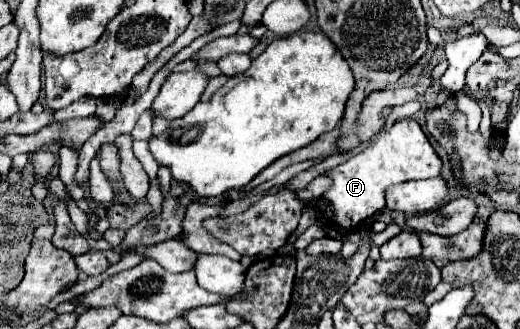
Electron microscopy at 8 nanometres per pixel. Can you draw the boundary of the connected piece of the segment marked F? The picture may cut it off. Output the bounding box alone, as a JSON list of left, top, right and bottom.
[321,118,443,230]

